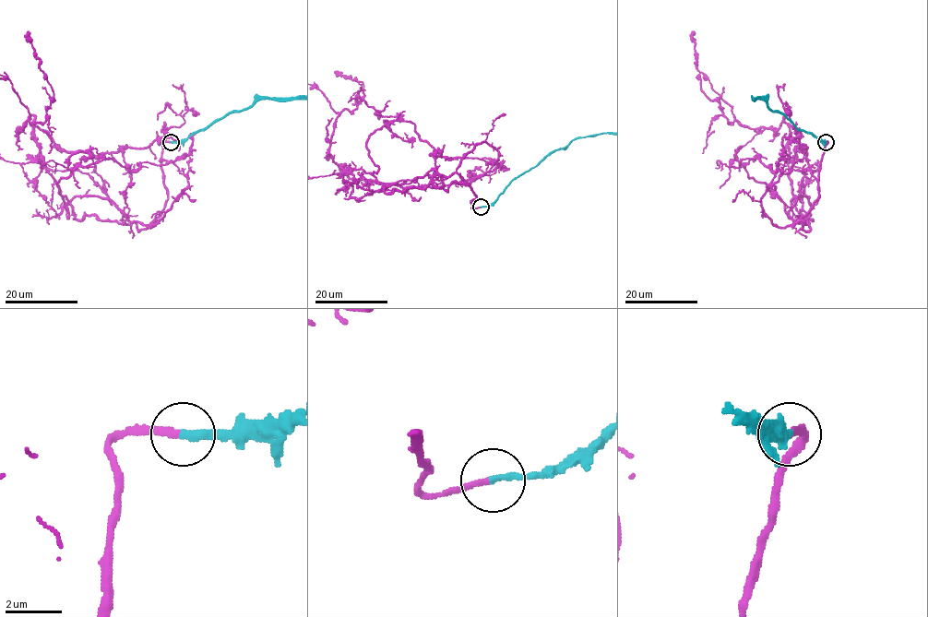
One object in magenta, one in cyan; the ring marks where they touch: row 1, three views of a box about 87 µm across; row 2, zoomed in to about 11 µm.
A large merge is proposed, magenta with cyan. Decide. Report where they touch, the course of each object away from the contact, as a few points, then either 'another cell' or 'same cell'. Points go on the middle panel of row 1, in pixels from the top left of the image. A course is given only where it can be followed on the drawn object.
place (481, 207); course magenta (481, 207), (468, 183), (391, 193), (362, 170), (343, 171), (437, 188), (493, 165); same cell

